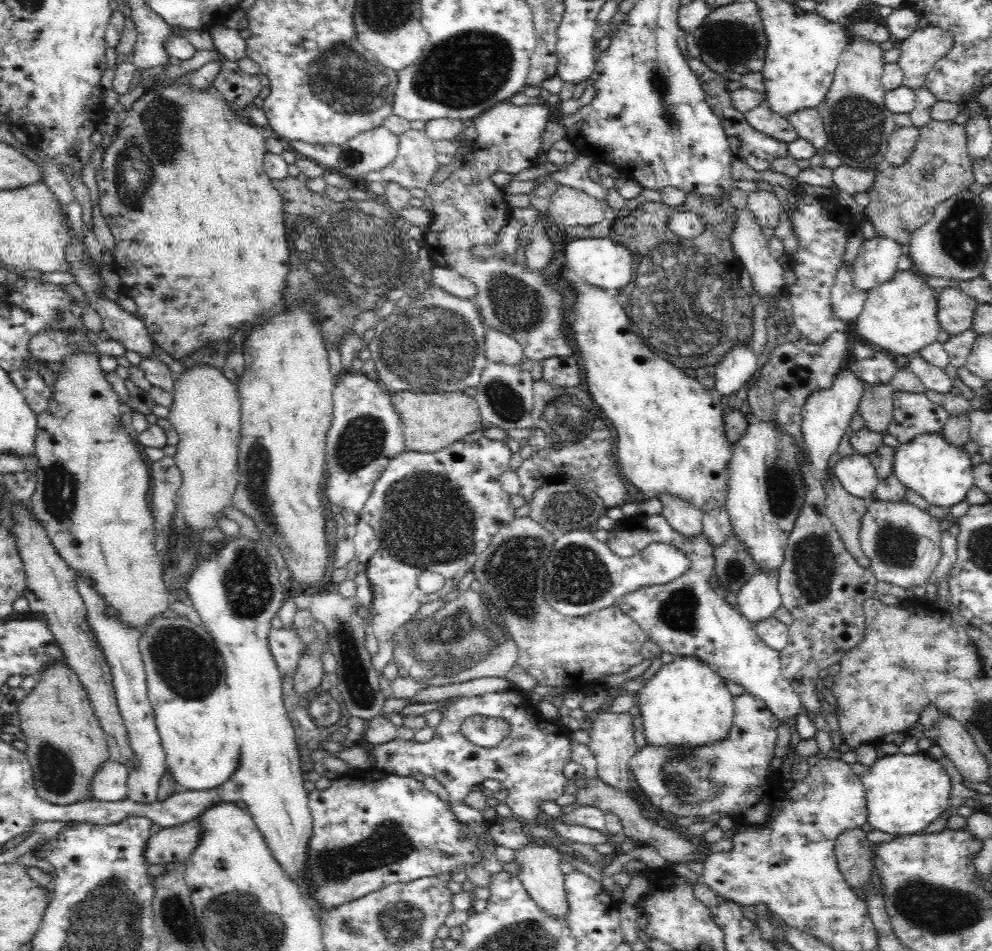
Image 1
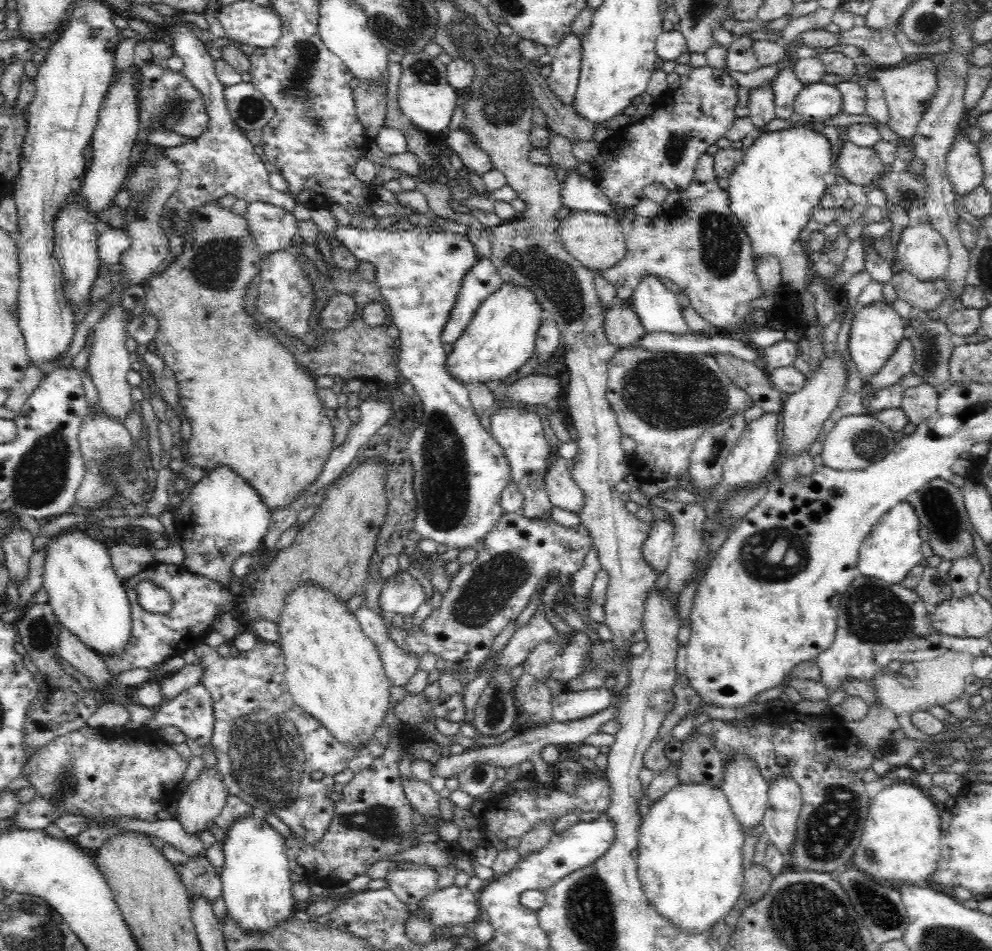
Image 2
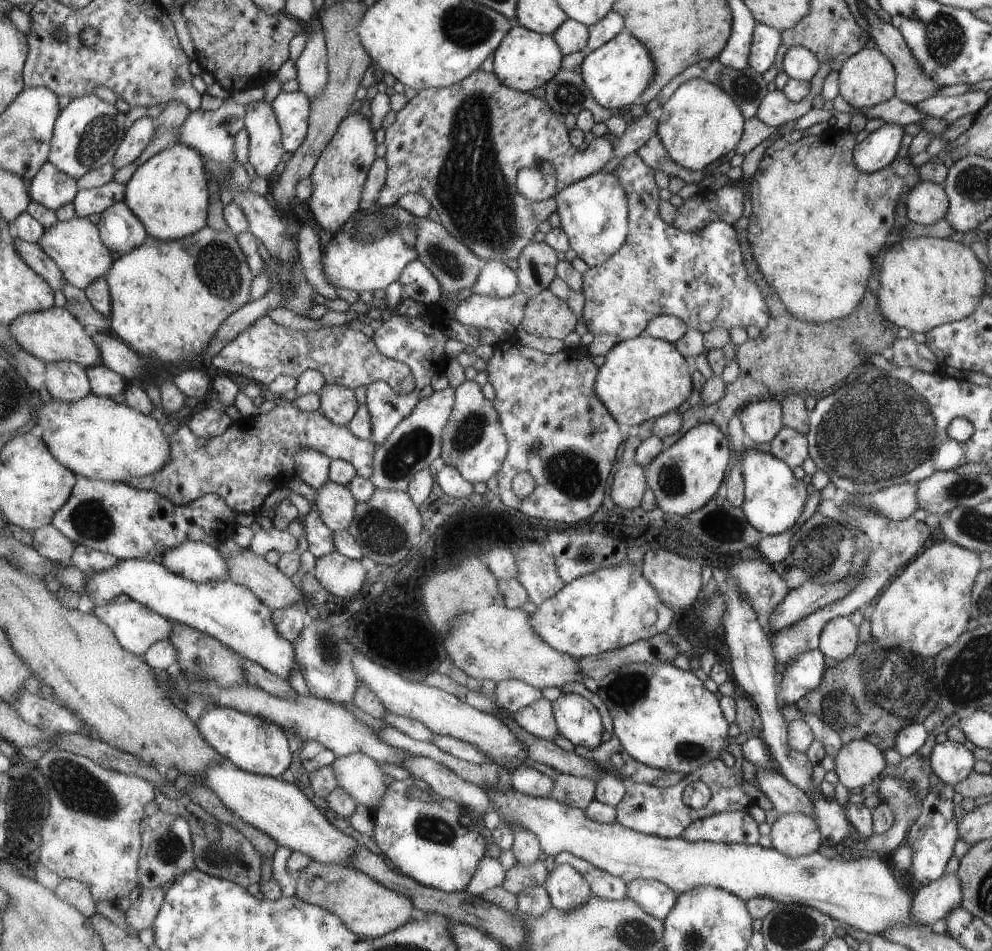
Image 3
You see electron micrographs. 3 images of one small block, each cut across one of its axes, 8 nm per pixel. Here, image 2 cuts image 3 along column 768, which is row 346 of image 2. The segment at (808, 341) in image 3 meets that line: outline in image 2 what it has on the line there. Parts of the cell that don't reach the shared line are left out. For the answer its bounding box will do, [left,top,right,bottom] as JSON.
[258,253,400,385]

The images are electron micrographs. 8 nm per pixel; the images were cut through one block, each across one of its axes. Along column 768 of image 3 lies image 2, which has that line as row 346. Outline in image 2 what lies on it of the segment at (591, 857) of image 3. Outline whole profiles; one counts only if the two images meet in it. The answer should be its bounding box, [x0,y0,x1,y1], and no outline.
[849,297,905,381]

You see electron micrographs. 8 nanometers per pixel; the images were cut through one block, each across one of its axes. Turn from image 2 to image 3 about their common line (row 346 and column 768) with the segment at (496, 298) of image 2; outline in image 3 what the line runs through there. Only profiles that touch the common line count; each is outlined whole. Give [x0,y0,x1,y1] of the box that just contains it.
[741,447,808,535]

